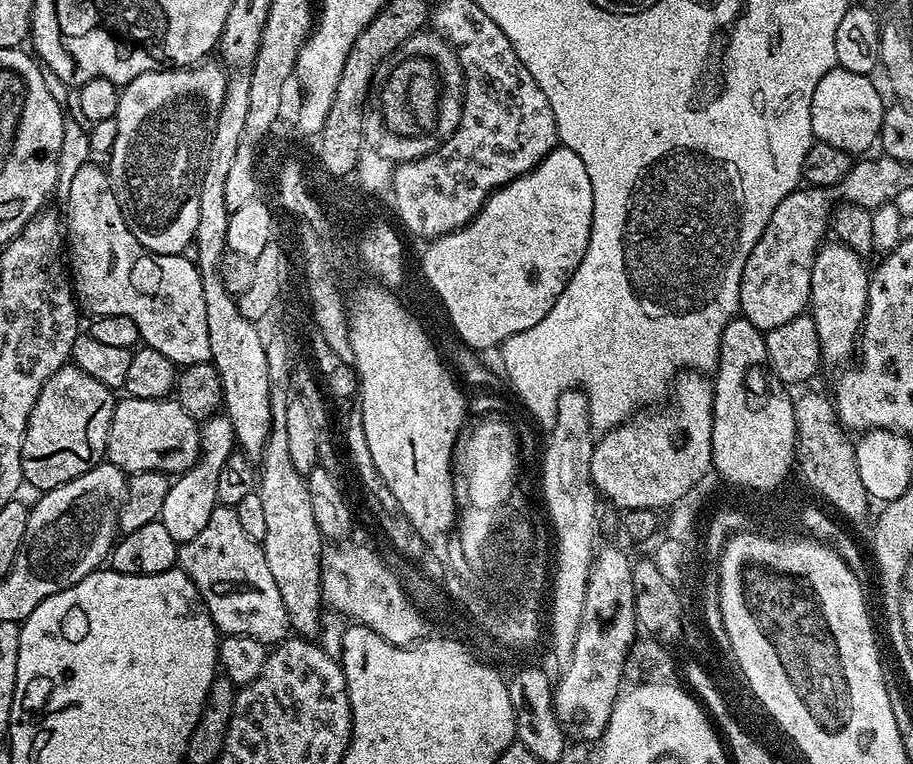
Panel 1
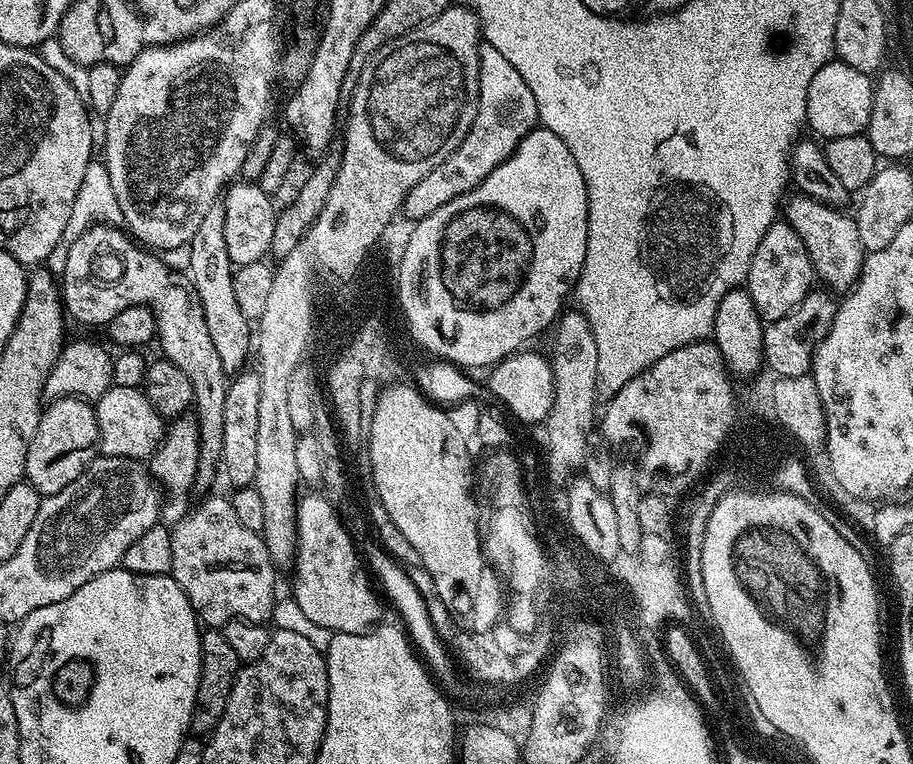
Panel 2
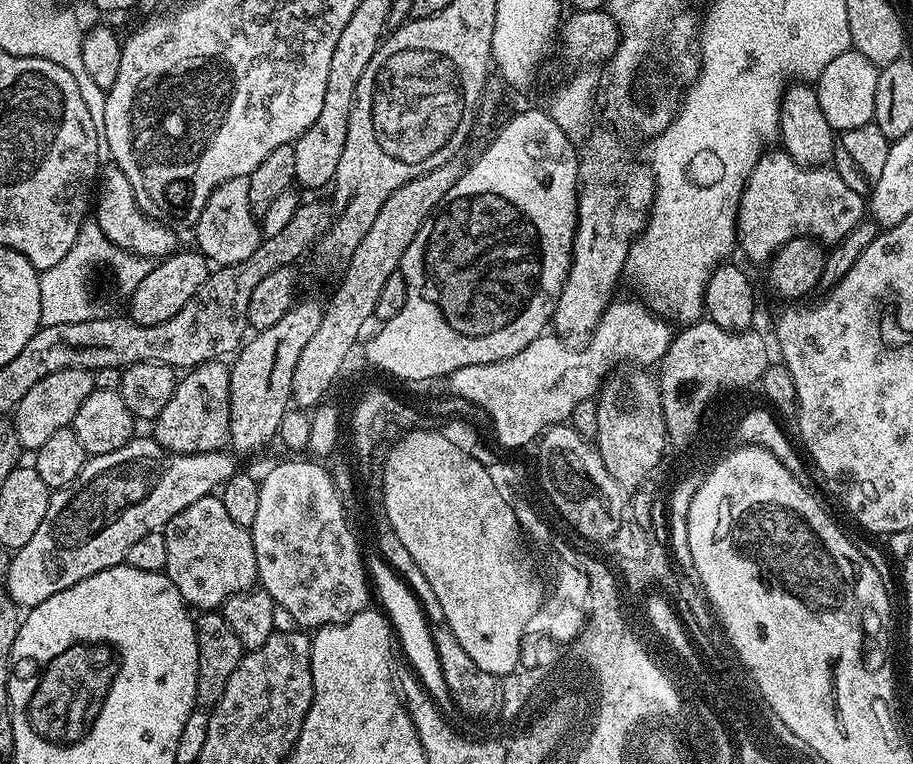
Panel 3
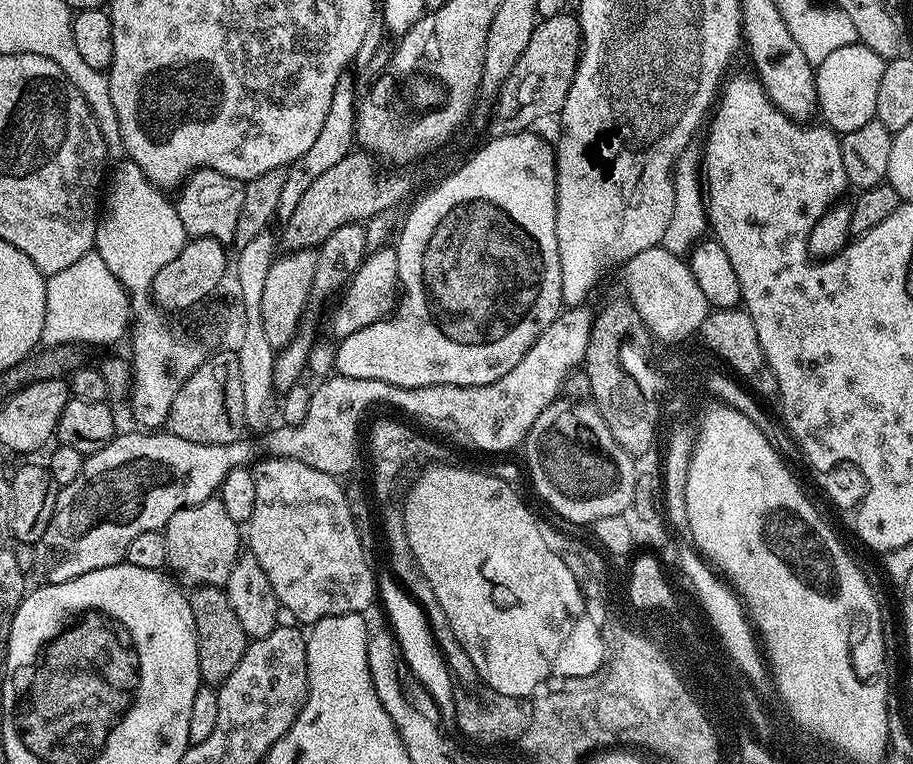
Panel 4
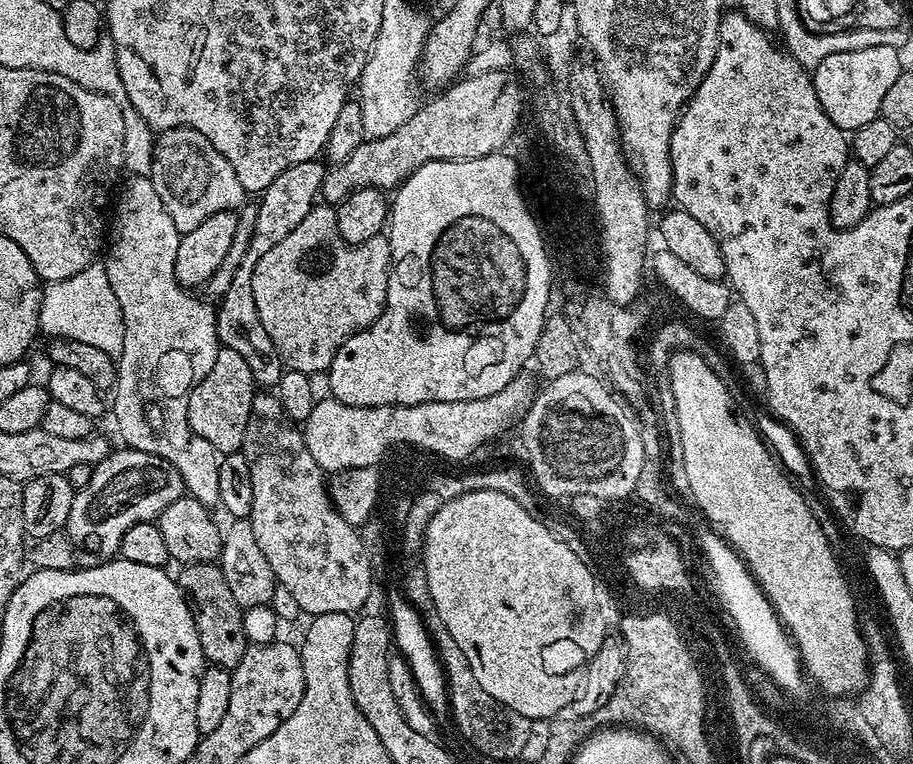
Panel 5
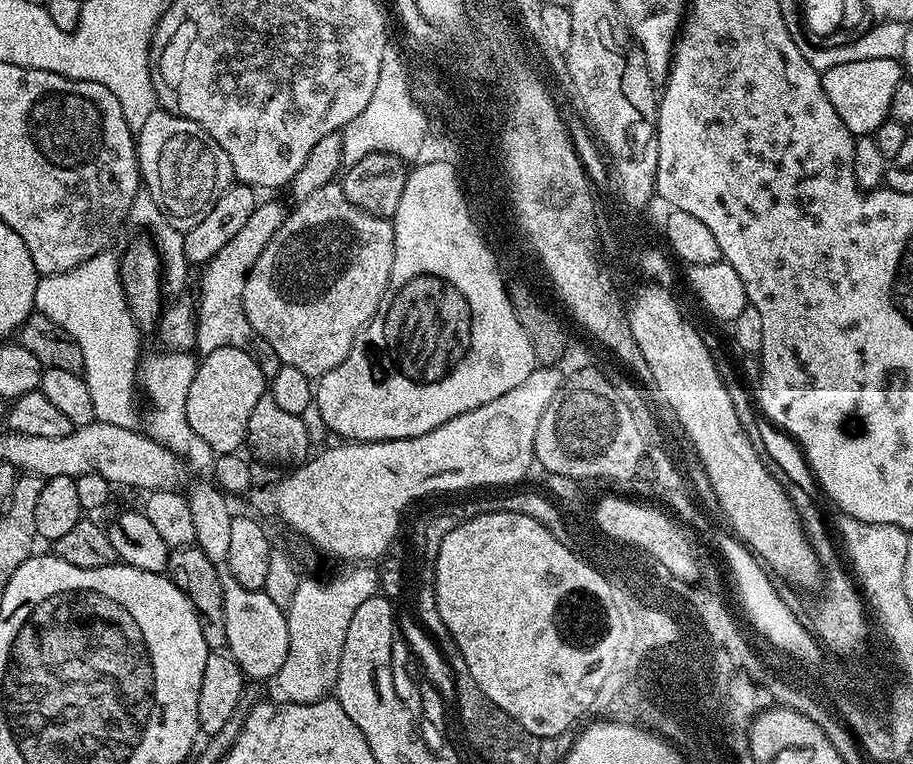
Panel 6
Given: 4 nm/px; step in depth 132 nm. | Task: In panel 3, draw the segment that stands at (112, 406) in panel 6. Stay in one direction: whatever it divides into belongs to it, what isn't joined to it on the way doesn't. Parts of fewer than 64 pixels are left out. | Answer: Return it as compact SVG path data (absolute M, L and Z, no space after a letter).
M85 219L84 225L80 228L78 238L74 246L70 246L66 258L61 258L56 265L43 269L40 272L40 297L42 298L42 314L40 323L43 327L62 326L66 322L86 322L94 320L98 315L96 300L88 289L88 271L92 264L112 264L116 271L116 284L130 294L150 274L153 261L147 256L135 256L132 252L125 252L111 244L102 234L102 230L96 225L95 219Z

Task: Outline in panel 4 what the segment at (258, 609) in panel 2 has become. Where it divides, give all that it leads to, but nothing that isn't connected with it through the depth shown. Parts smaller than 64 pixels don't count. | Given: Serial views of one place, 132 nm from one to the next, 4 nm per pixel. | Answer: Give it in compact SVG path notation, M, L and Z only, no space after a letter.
M219 498L178 510L162 531L166 538L167 567L181 585L227 585L230 570L234 570L234 562L242 555L242 528L226 514Z

